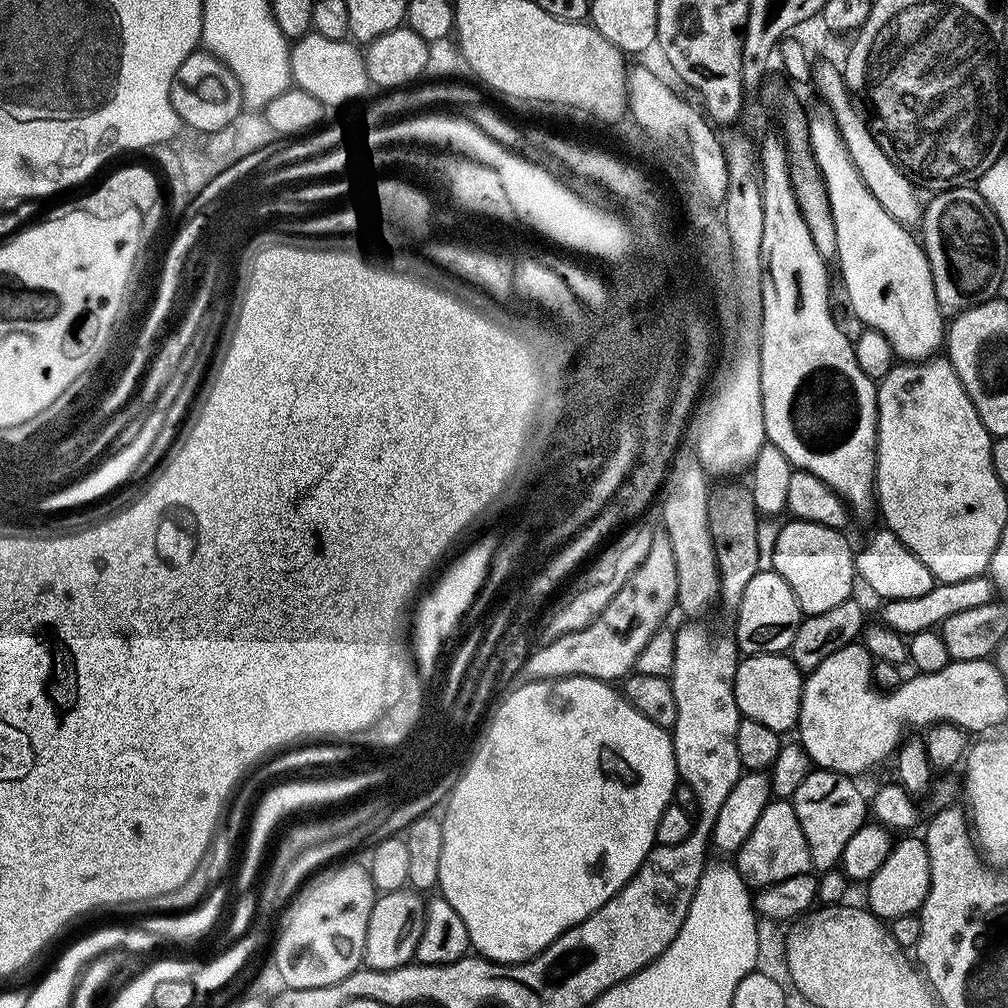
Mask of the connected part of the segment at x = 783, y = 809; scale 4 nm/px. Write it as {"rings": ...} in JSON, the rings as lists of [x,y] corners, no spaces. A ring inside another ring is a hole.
{"rings":[[[773,799],[750,830],[745,844],[735,853],[734,863],[749,889],[761,890],[782,882],[792,875],[806,875],[813,871],[810,846],[806,846],[806,834],[794,814],[794,806],[787,799]]]}

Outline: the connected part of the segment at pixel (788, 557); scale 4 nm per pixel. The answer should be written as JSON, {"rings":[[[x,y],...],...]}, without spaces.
{"rings":[[[789,519],[781,523],[778,540],[774,545],[773,566],[794,590],[798,606],[805,617],[823,614],[839,603],[846,602],[853,595],[852,583],[857,583],[854,548],[848,545],[845,533],[809,520]]]}

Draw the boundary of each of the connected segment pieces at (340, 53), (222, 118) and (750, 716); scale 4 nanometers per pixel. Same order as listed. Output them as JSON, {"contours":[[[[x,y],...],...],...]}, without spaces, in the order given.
{"contours":[[[[309,31],[307,36],[300,37],[291,45],[288,53],[288,65],[292,71],[292,84],[297,89],[312,95],[325,106],[344,104],[347,100],[359,101],[370,81],[367,66],[361,49],[348,40],[322,38],[317,32]]],[[[207,50],[191,52],[186,62],[178,66],[170,86],[170,102],[181,121],[187,127],[189,124],[197,128],[200,134],[222,130],[226,122],[234,122],[234,118],[242,111],[240,84],[231,70]]],[[[758,654],[744,656],[737,663],[734,686],[734,698],[738,702],[741,717],[754,722],[762,722],[762,726],[770,726],[770,730],[787,734],[800,722],[800,703],[804,689],[805,673],[801,672],[788,654]]]]}

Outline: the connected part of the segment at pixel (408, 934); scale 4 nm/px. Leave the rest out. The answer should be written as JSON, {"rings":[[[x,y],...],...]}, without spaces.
{"rings":[[[399,888],[397,892],[377,895],[370,910],[370,922],[366,922],[366,946],[363,963],[374,970],[394,970],[416,960],[418,942],[424,929],[426,900],[421,893]]]}

